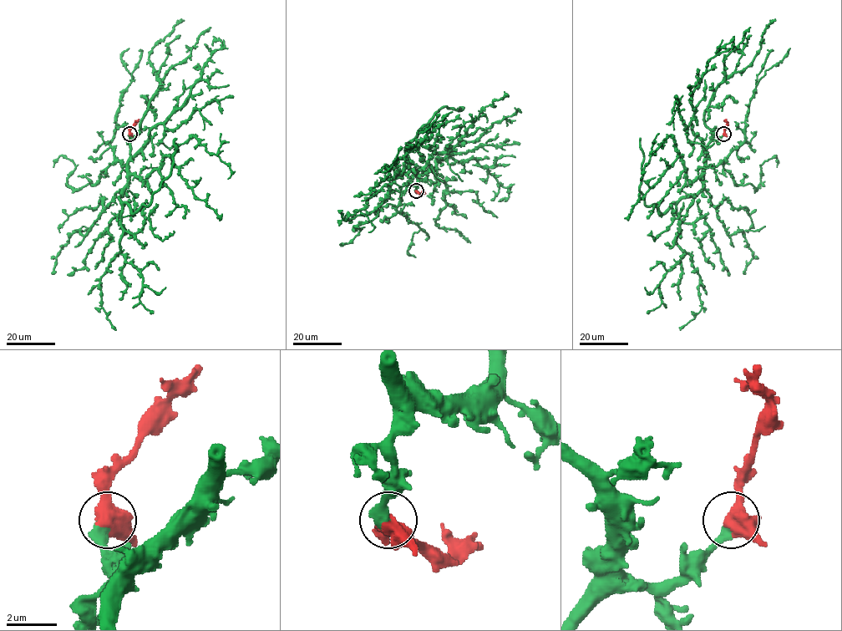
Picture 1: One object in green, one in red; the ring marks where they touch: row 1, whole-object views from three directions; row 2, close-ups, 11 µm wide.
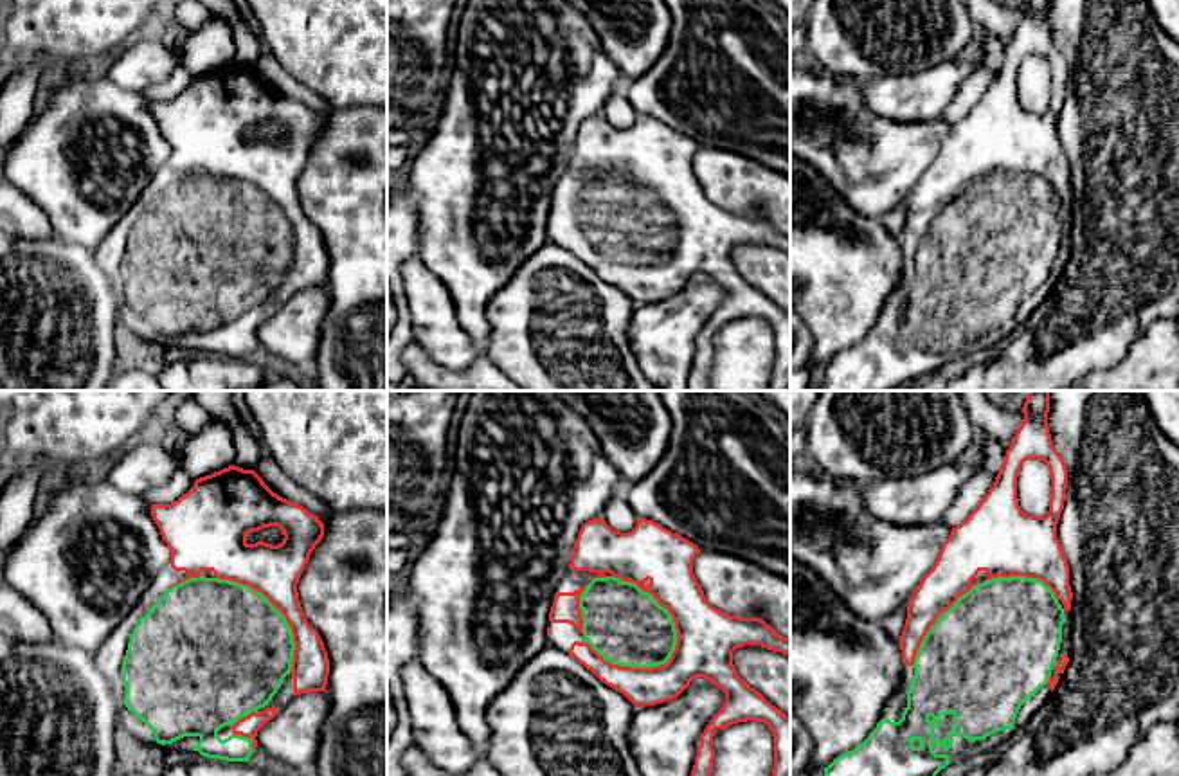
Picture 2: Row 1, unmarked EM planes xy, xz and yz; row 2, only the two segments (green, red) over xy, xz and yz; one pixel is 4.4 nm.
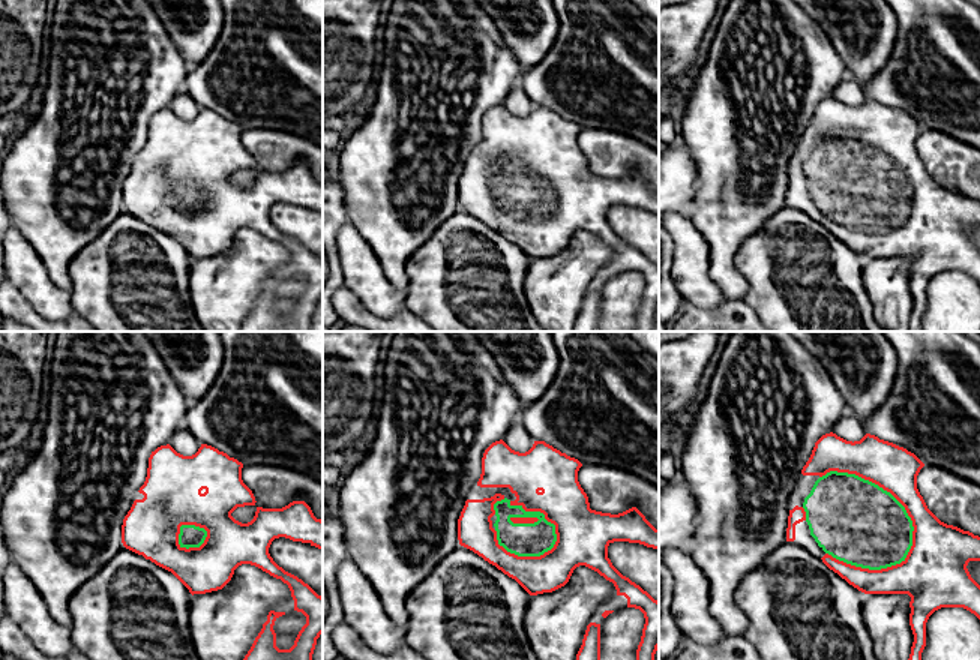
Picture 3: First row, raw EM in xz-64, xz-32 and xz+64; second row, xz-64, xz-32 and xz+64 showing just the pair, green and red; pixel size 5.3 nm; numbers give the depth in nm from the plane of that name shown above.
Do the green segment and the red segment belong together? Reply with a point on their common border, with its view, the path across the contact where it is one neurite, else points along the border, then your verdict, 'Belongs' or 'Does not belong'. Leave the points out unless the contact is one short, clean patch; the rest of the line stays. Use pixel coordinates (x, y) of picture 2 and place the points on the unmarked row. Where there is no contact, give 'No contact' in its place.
Touches green at xz (666, 207). Belongs

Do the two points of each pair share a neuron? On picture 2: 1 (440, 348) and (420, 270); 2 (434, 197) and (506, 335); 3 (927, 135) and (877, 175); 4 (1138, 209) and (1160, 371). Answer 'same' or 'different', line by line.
1: same
2: different
3: same
4: different

